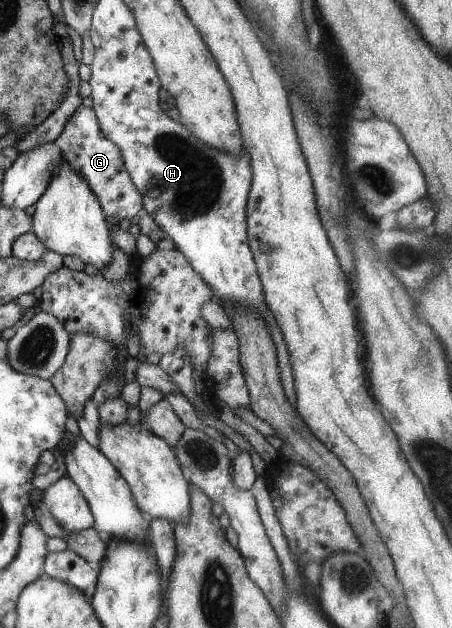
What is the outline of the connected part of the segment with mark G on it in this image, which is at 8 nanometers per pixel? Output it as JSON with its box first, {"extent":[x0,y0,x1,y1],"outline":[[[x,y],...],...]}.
{"extent":[54,105,141,221],"outline":[[[79,105],[65,122],[54,142],[60,149],[62,158],[85,179],[108,221],[123,220],[123,218],[129,220],[141,210],[141,195],[133,186],[129,173],[124,169],[120,150],[101,132],[92,107]]]}

